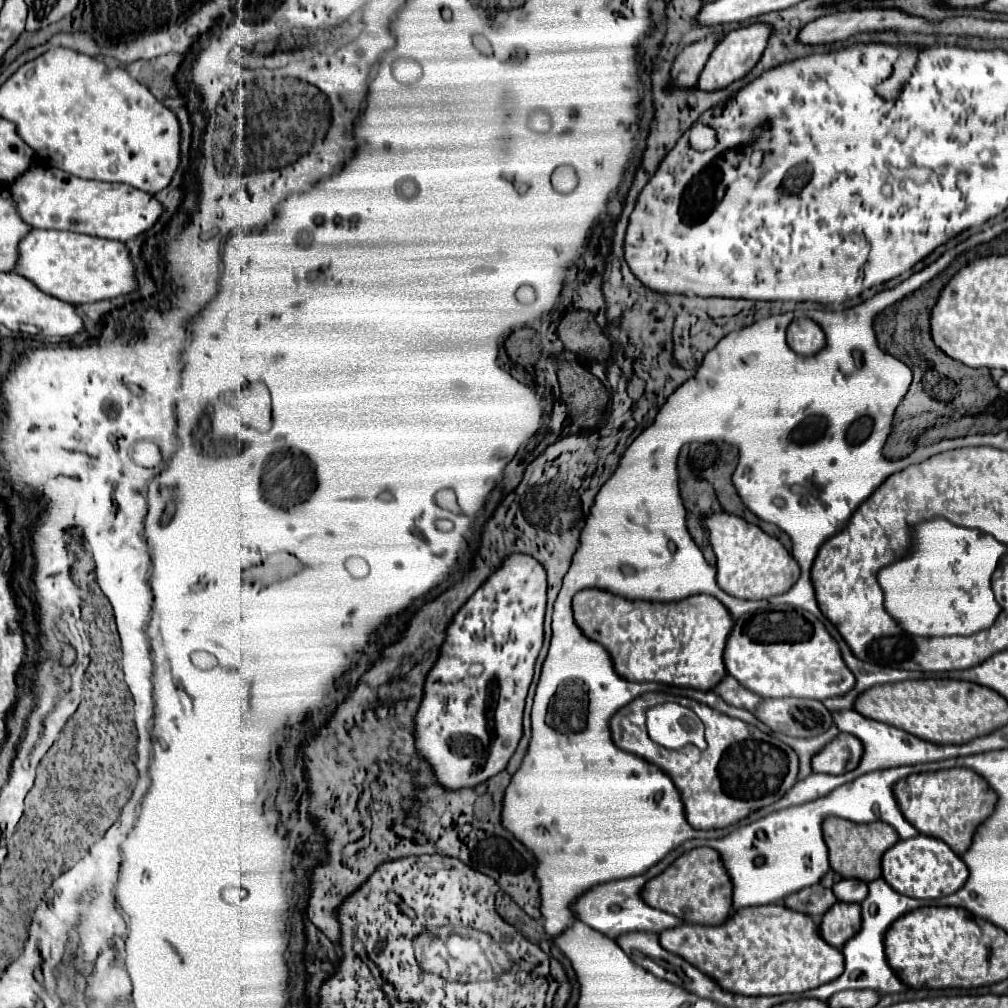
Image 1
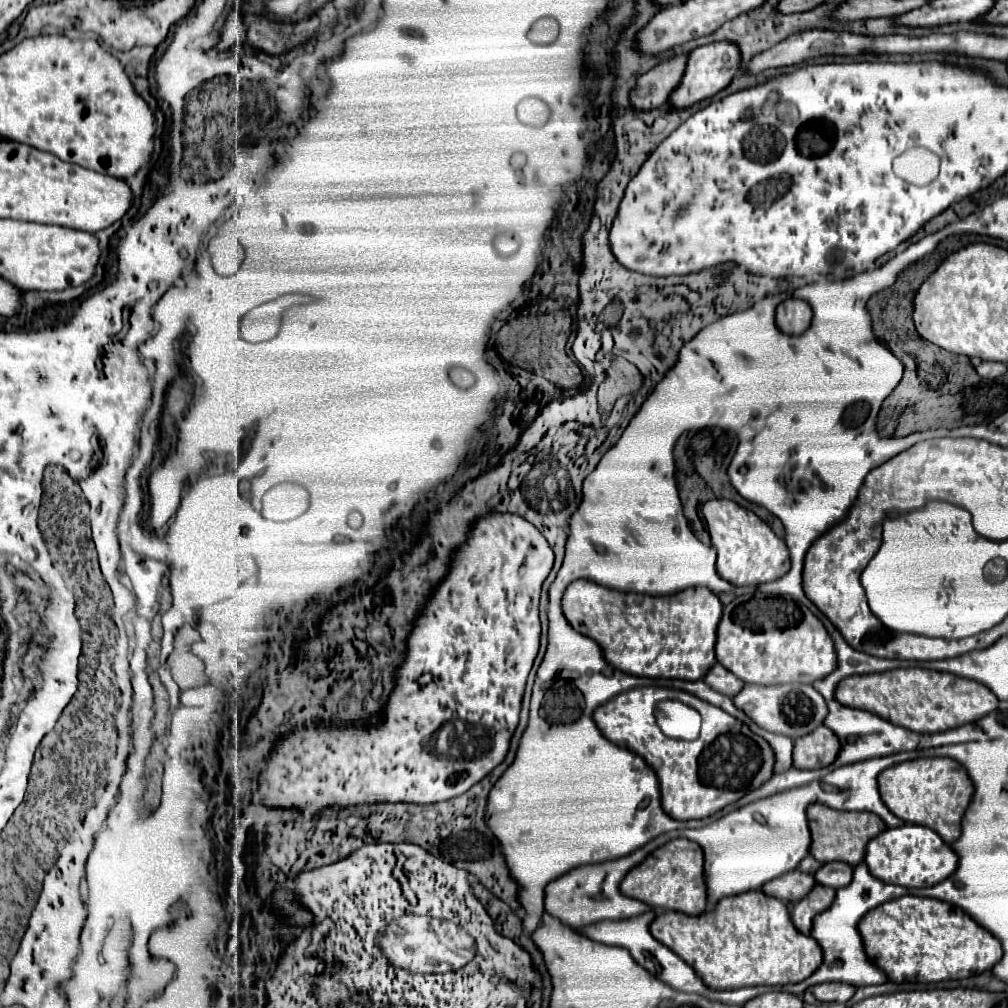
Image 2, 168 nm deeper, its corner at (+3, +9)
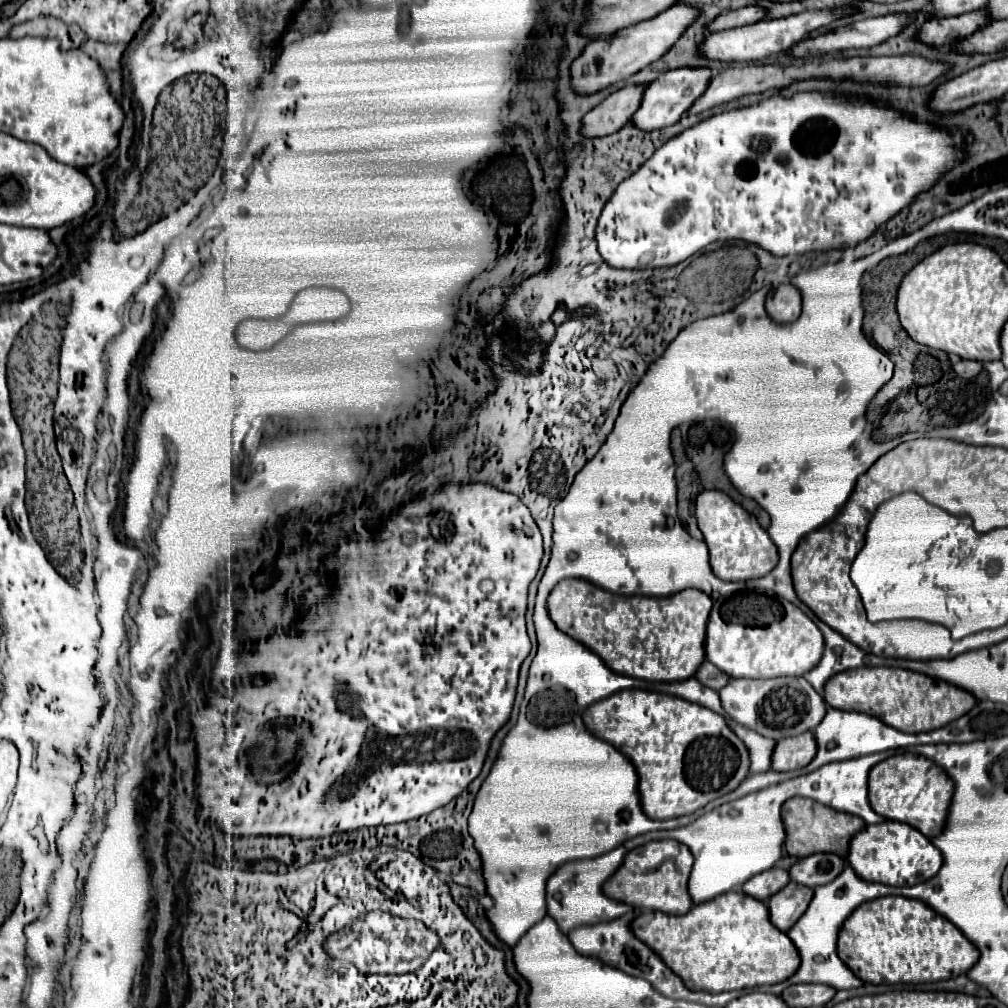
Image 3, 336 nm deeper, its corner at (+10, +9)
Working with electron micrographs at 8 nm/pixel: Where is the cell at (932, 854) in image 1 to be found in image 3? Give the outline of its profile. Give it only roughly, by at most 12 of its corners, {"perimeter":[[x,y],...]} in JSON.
{"perimeter":[[898,821],[854,835],[848,863],[866,881],[932,879],[942,855]]}

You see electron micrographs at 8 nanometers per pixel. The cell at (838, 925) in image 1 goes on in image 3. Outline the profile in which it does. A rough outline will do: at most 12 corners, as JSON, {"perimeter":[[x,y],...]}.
{"perimeter":[[794,881],[770,897],[770,921],[786,933],[802,917],[812,887]]}

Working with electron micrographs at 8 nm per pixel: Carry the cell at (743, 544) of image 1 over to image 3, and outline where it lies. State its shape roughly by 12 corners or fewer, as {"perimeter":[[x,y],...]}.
{"perimeter":[[722,491],[696,497],[710,567],[750,581],[778,565],[754,515]]}

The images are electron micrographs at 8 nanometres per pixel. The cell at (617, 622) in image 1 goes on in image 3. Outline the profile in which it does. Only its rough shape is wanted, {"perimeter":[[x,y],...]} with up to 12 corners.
{"perimeter":[[562,579],[556,627],[612,671],[684,681],[712,599],[614,595]]}

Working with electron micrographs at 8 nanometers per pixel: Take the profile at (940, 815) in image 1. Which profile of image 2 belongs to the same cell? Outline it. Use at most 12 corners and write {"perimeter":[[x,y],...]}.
{"perimeter":[[949,757],[881,771],[901,821],[959,839],[973,783]]}

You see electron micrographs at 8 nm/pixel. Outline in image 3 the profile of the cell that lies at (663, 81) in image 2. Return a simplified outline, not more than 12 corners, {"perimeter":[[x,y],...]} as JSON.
{"perimeter":[[646,87],[614,91],[584,117],[582,133],[618,131],[638,111]]}

